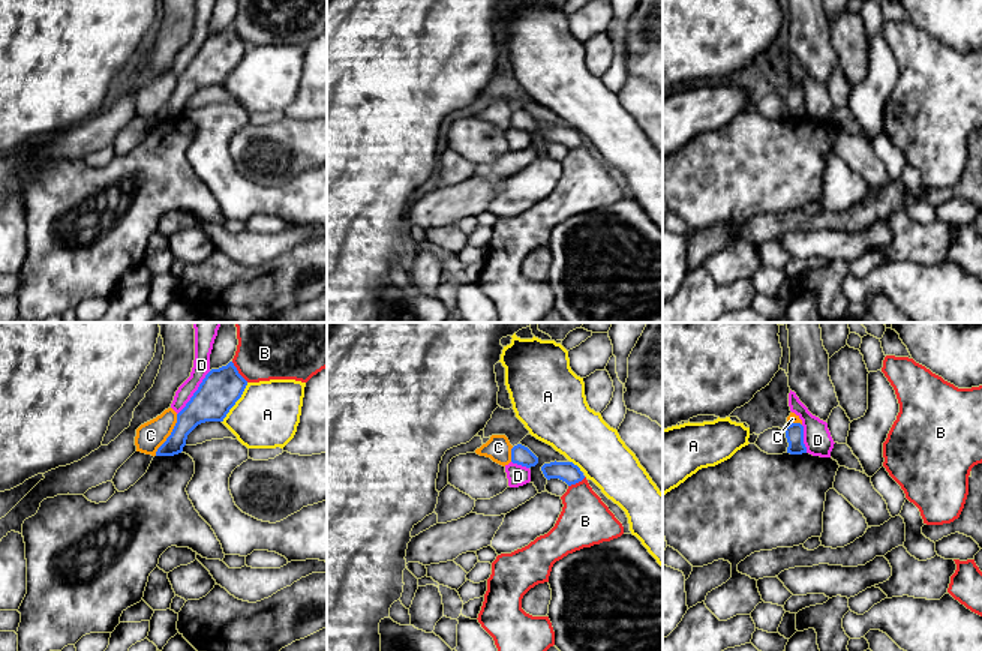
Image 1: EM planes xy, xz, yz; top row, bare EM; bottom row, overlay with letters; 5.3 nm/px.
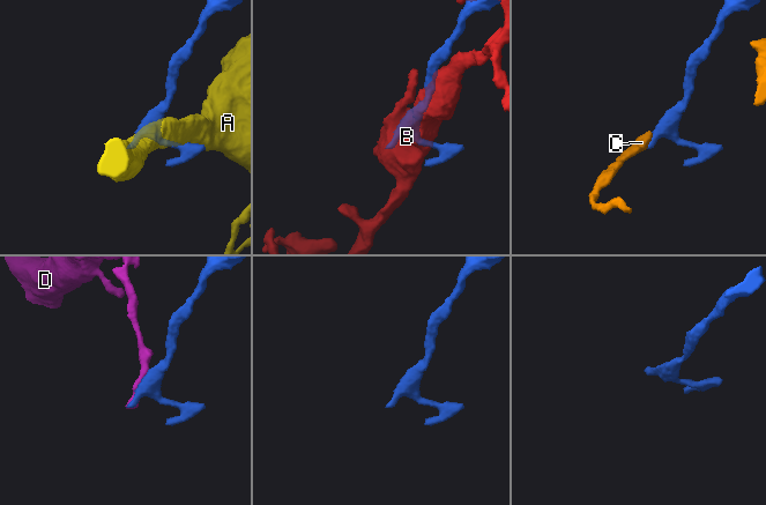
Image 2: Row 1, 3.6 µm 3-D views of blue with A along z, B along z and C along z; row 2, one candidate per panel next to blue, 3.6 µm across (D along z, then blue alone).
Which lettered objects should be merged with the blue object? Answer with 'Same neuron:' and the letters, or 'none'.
Same neuron: none

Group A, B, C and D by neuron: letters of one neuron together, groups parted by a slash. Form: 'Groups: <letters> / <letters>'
Groups: A / B / C / D

